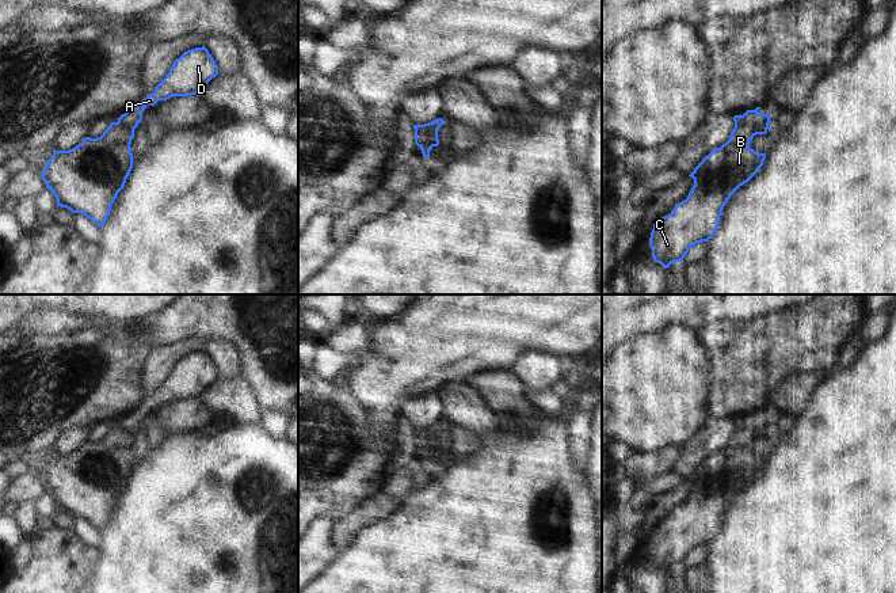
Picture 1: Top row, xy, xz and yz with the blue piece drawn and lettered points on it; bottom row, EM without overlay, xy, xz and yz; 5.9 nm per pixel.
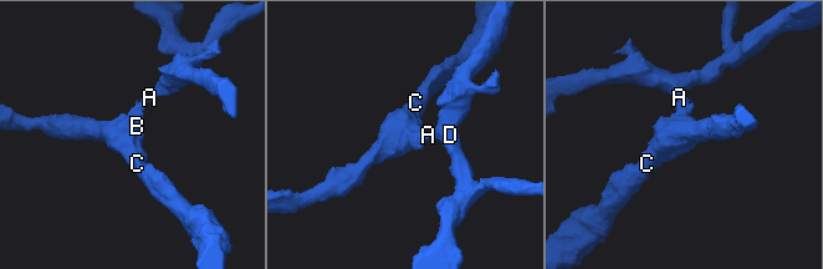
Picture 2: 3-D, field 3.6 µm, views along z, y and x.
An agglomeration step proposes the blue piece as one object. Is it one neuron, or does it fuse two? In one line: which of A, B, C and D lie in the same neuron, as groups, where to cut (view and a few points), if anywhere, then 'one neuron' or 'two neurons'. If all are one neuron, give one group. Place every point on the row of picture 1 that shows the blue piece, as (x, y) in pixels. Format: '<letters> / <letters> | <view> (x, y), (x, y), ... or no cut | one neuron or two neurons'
A D / B C | yz (767, 122), (735, 125) | two neurons

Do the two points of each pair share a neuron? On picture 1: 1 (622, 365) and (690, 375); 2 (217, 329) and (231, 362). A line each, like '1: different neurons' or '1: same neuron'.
1: same neuron
2: different neurons

